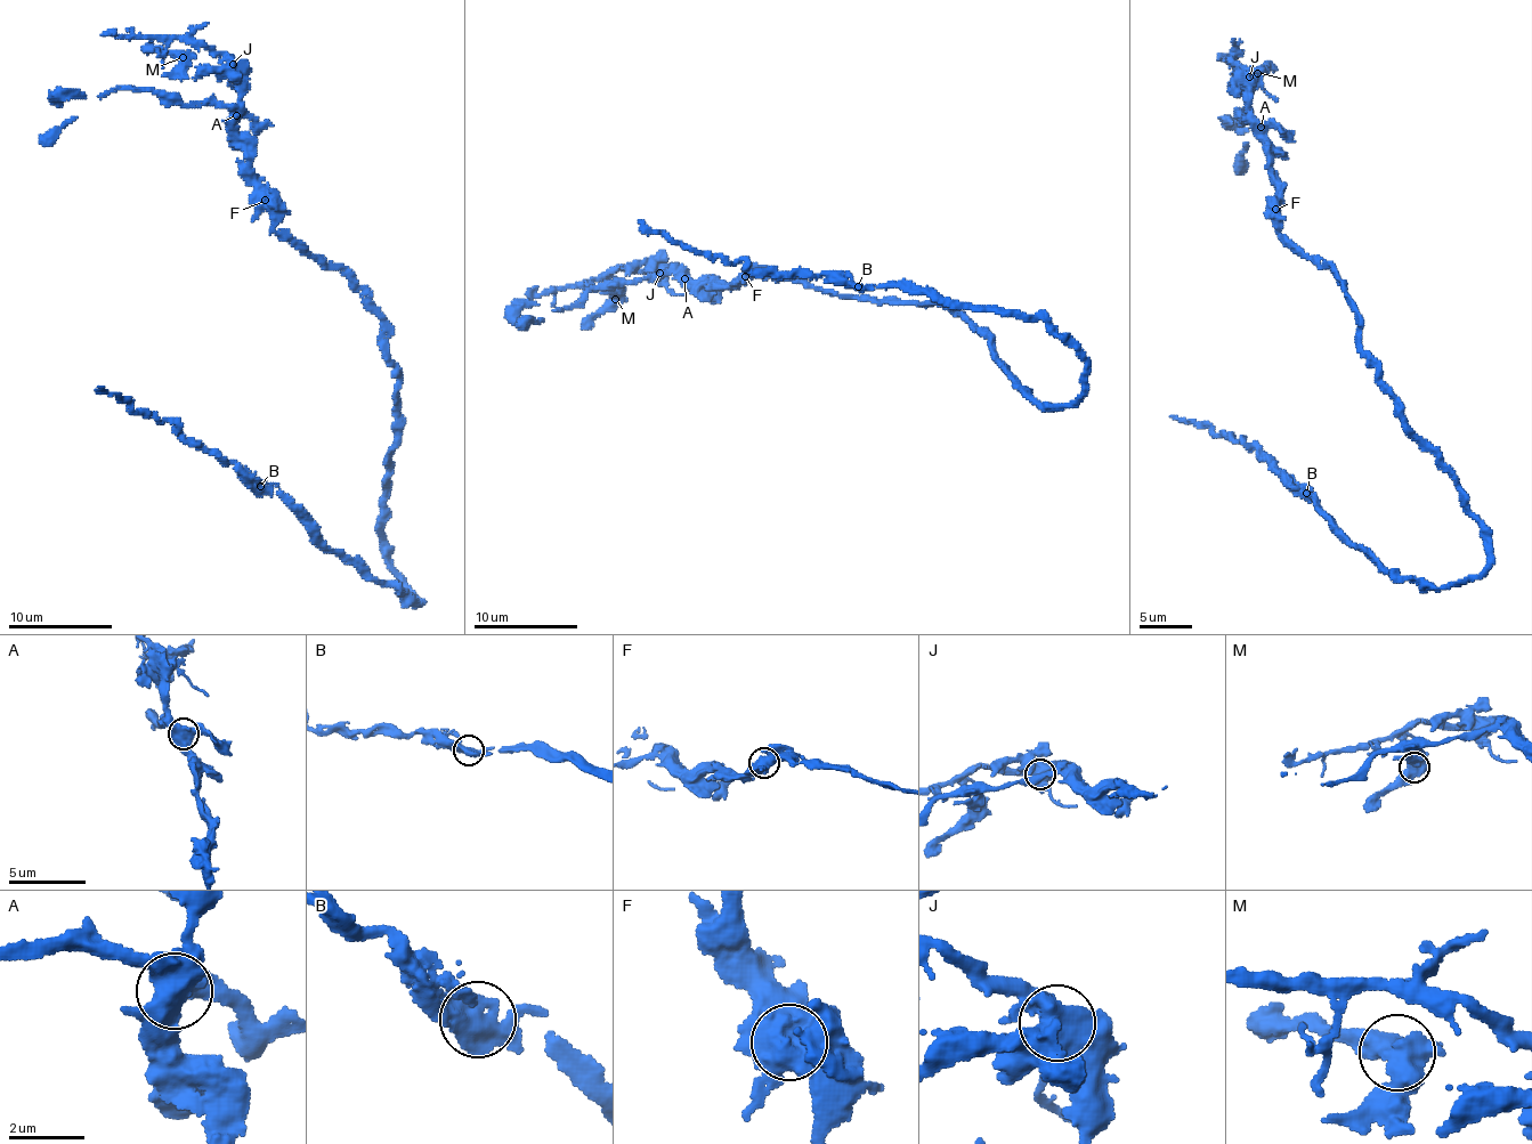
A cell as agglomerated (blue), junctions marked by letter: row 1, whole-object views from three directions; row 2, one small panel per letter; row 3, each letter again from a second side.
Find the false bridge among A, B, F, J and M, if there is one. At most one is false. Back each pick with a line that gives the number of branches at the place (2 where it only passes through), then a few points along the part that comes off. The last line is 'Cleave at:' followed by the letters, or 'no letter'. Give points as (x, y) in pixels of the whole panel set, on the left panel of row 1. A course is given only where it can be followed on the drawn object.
J: branches 4; course (233, 63), (200, 43), (115, 33), (100, 34)
Cleave at: J

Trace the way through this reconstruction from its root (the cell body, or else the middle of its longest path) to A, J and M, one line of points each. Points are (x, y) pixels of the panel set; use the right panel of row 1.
A: (1426, 445), (1381, 380), (1379, 362), (1362, 349), (1361, 318), (1336, 272), (1279, 236), (1278, 183), (1262, 128)
J: (1426, 445), (1362, 349), (1361, 318), (1336, 272), (1279, 236), (1249, 75)
M: (1426, 445), (1362, 349), (1336, 272), (1279, 236), (1272, 155), (1247, 89), (1231, 86), (1242, 95), (1256, 72)

